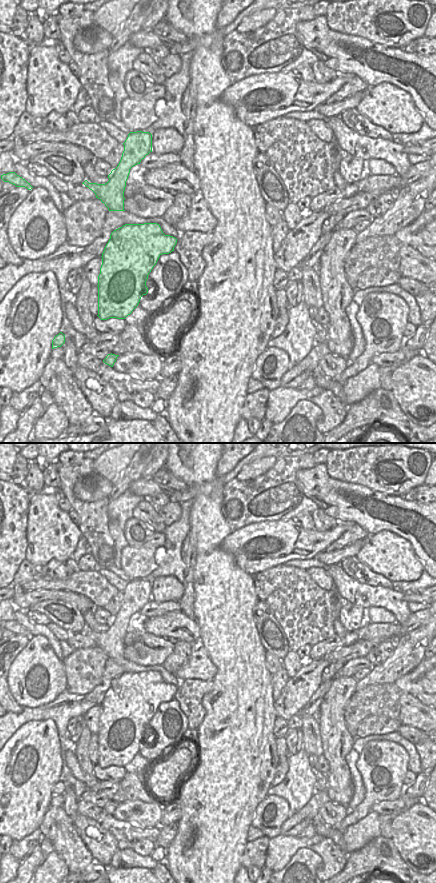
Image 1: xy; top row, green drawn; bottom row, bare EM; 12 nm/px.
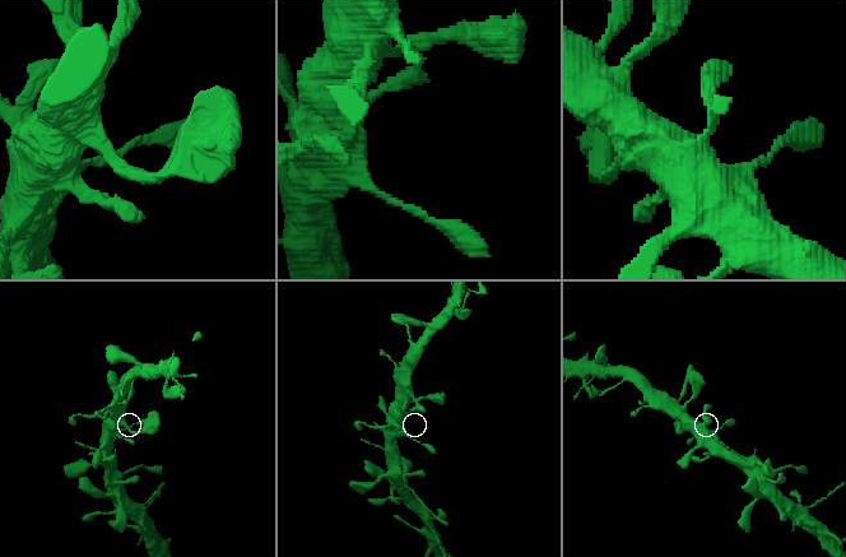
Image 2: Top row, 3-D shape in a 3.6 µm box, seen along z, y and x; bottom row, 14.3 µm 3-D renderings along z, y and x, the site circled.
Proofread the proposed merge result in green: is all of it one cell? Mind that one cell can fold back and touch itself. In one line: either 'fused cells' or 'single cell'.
single cell

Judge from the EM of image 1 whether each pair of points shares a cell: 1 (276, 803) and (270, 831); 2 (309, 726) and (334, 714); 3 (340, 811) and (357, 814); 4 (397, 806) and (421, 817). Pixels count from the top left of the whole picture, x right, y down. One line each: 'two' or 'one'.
1: one
2: two
3: two
4: two

